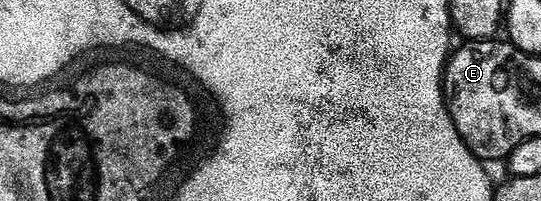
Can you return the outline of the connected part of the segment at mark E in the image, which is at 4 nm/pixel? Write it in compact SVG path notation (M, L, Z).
M501 38L462 43L462 48L459 49L458 52L456 49L456 51L448 57L444 71L443 85L445 104L453 119L454 126L457 127L458 133L465 144L470 146L481 144L479 156L480 159L485 162L488 162L488 160L504 161L515 150L515 146L519 146L525 141L522 132L519 132L519 130L505 128L507 110L515 104L513 100L509 100L509 96L505 94L505 90L499 88L499 68L495 66L495 64L497 64L497 50L502 48L505 43L506 41Z

